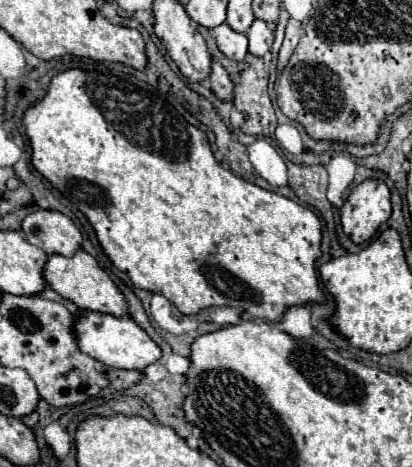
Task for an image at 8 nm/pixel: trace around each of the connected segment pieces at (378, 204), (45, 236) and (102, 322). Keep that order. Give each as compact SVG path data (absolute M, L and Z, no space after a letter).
M366 179L354 187L340 209L344 233L354 243L368 241L392 213L390 189L384 181Z
M36 211L22 221L26 239L48 255L72 257L82 247L82 233L70 217L58 211Z
M82 311L80 319L76 321L76 339L78 339L78 347L86 355L98 359L108 369L144 371L148 365L156 363L162 357L162 349L130 317L118 319L118 317L112 317L112 315Z

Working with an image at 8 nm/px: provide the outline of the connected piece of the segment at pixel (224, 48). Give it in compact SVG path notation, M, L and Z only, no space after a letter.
M222 23L212 29L218 49L230 59L244 59L248 55L248 39L244 33L234 31L228 23Z

